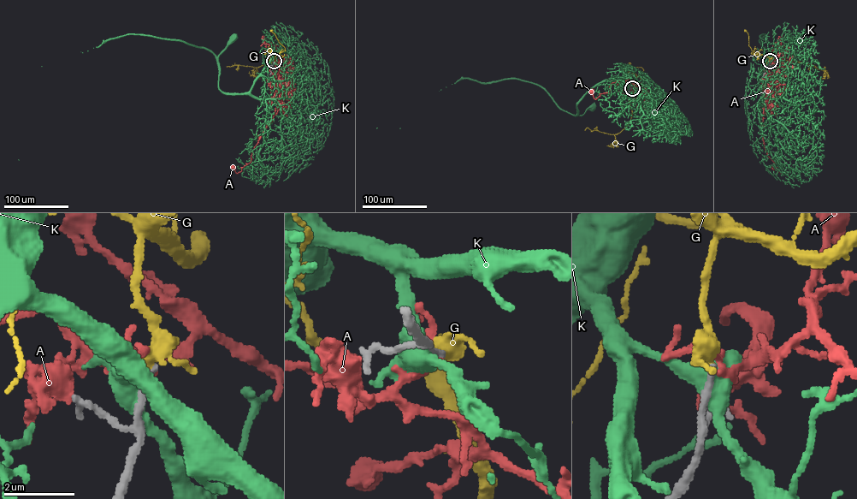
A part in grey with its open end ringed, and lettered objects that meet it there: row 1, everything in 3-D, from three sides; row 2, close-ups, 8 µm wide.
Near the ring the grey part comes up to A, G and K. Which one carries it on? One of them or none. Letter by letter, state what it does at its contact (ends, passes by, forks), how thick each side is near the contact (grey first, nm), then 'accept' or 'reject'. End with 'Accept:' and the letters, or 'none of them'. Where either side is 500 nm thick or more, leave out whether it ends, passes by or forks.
A: it forks; calibres 200 and 180 nm; reject
G: it passes by; calibres 200 and 360 nm; reject
K: it forks; calibres 260 and 440 nm; reject
Accept: none of them

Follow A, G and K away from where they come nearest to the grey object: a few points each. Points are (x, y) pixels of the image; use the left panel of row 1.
A: (274, 62), (278, 62), (282, 80), (273, 121), (255, 147), (251, 161), (237, 173), (233, 167)
G: (274, 62), (275, 55), (285, 50), (271, 30)
K: (274, 62), (271, 60), (248, 92), (224, 93), (218, 87), (218, 56), (234, 37)

